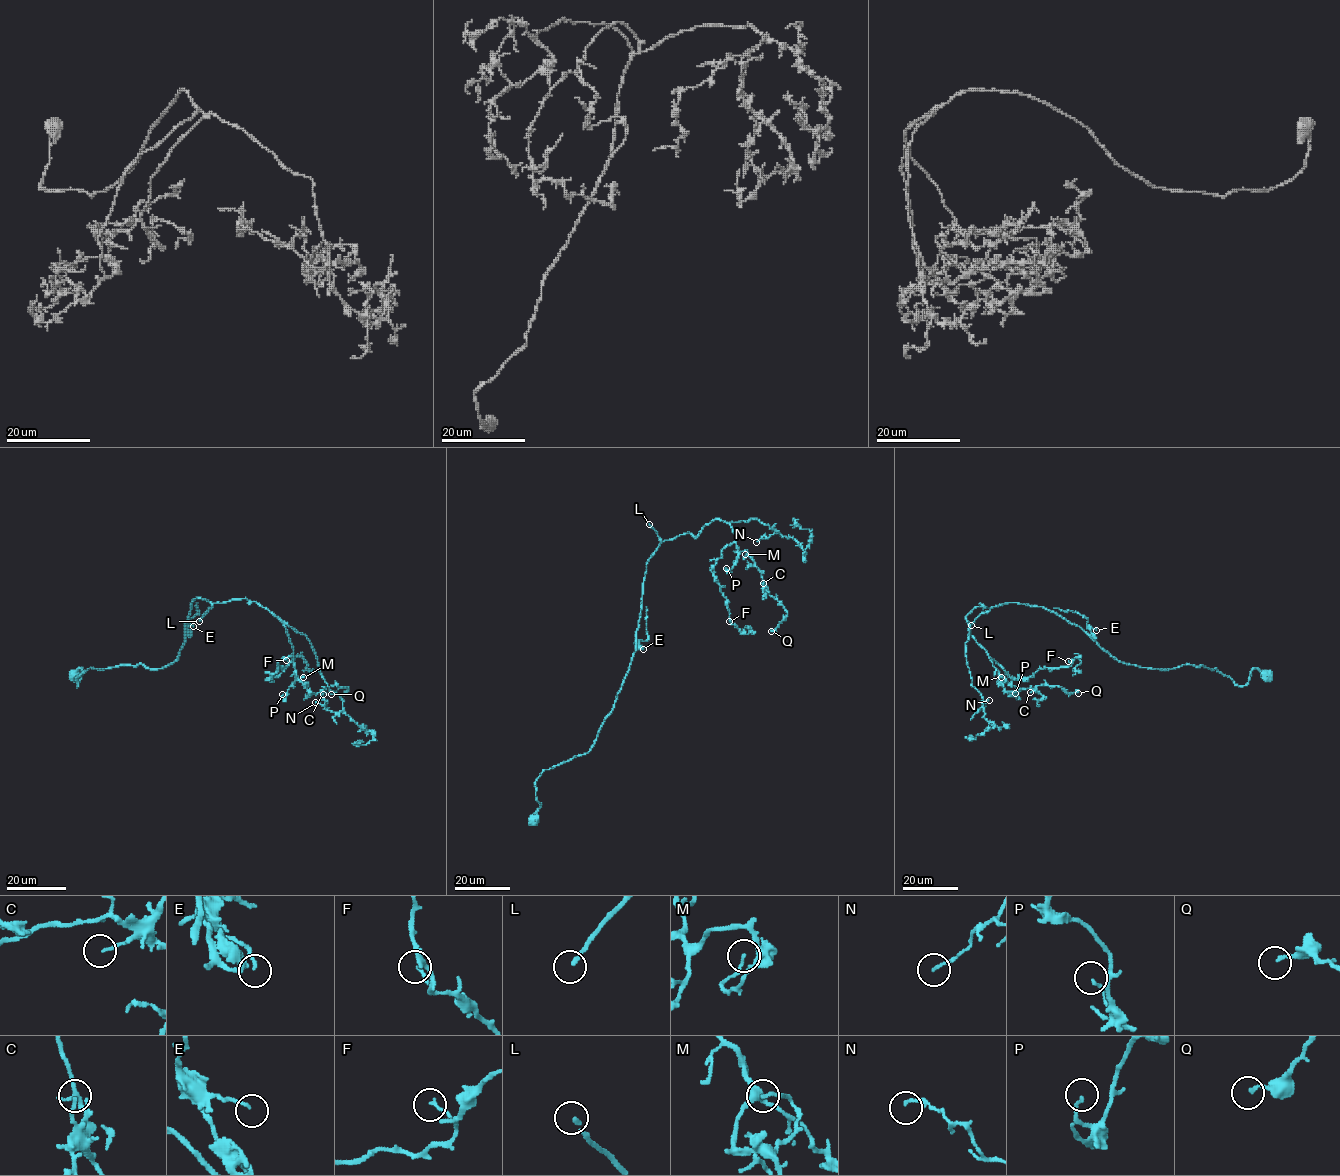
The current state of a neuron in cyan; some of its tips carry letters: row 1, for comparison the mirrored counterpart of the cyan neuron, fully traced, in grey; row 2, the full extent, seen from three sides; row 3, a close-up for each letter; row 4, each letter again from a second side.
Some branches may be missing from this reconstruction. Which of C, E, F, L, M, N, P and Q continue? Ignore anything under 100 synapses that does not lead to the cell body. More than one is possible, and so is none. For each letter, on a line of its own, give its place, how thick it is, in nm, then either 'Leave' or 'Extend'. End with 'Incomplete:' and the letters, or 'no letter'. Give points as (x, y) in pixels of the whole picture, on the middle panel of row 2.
C: Place: (763, 583). Thickness 140 nm. Leave
E: Place: (643, 649). Thickness 140 nm. Leave
F: Place: (729, 621). Thickness 130 nm. Leave
L: Place: (649, 524). Thickness 150 nm. Extend
M: Place: (745, 554). Thickness 140 nm. Leave
N: Place: (756, 542). Thickness 120 nm. Leave
P: Place: (726, 568). Thickness 130 nm. Leave
Q: Place: (771, 631). Thickness 150 nm. Leave
Incomplete: L

